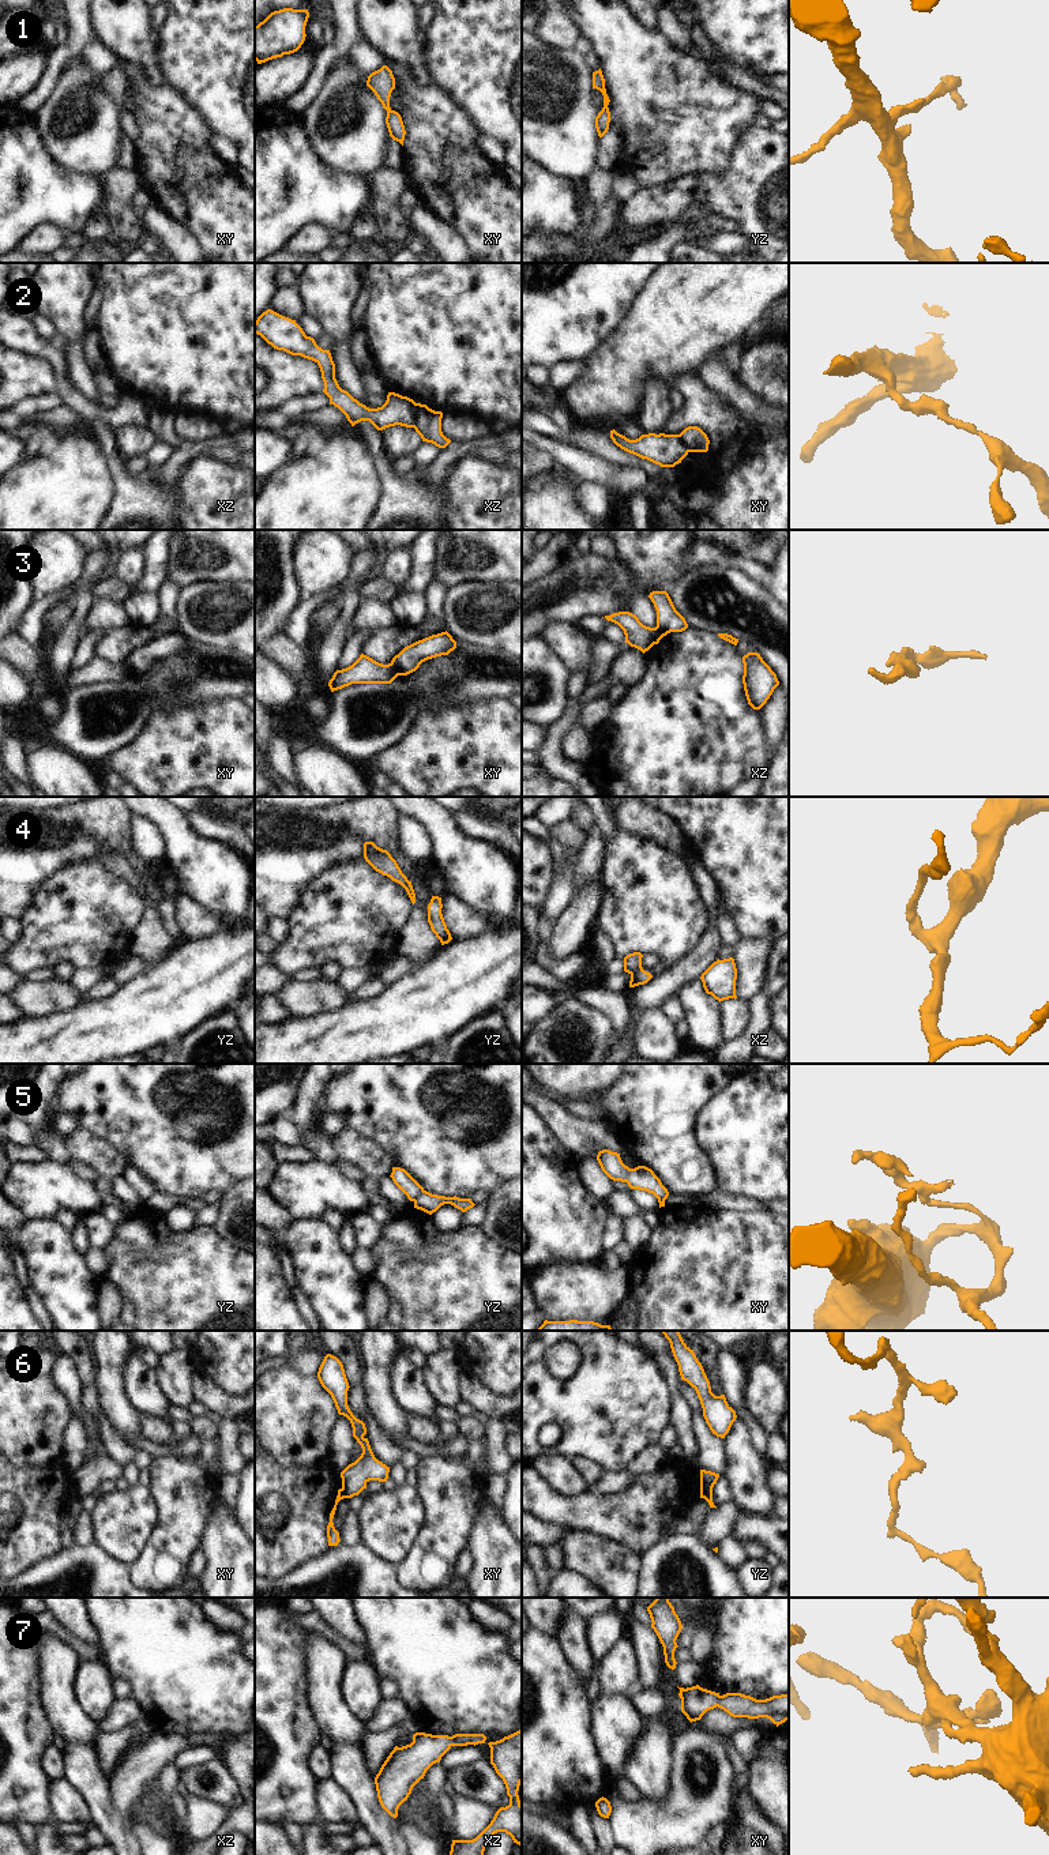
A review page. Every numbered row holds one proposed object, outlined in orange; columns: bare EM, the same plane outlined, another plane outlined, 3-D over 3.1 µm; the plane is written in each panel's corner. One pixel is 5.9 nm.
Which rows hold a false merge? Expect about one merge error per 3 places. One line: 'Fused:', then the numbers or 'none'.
Fused: 2, 3, 5, 6

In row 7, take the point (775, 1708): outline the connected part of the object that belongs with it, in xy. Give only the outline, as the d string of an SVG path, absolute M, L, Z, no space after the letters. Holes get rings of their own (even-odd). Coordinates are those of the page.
M677 1686L678 1687L678 1686ZM678 1687L681 1712L692 1723L714 1708L721 1708L733 1717L759 1719L767 1717L777 1727L789 1720L789 1694L772 1696L766 1700L756 1700L741 1693L719 1693L700 1687Z

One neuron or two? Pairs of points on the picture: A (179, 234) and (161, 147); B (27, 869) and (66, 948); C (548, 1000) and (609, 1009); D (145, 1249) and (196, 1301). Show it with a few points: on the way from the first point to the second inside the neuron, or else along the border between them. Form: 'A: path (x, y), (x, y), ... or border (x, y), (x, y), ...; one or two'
A: border (155, 203), (181, 224), (198, 244); two
B: border (61, 868), (38, 888), (30, 906), (21, 917); two
C: border (536, 986), (544, 990), (559, 992), (564, 997); two
D: path (157, 1261), (184, 1289); one

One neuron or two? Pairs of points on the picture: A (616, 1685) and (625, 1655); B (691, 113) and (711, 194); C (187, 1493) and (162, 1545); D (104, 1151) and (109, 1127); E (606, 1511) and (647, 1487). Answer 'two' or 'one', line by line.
A: one
B: two
C: one
D: two
E: one

